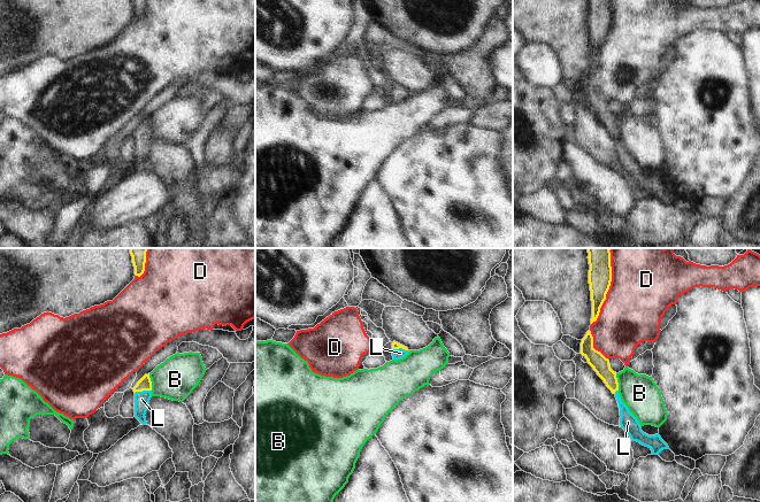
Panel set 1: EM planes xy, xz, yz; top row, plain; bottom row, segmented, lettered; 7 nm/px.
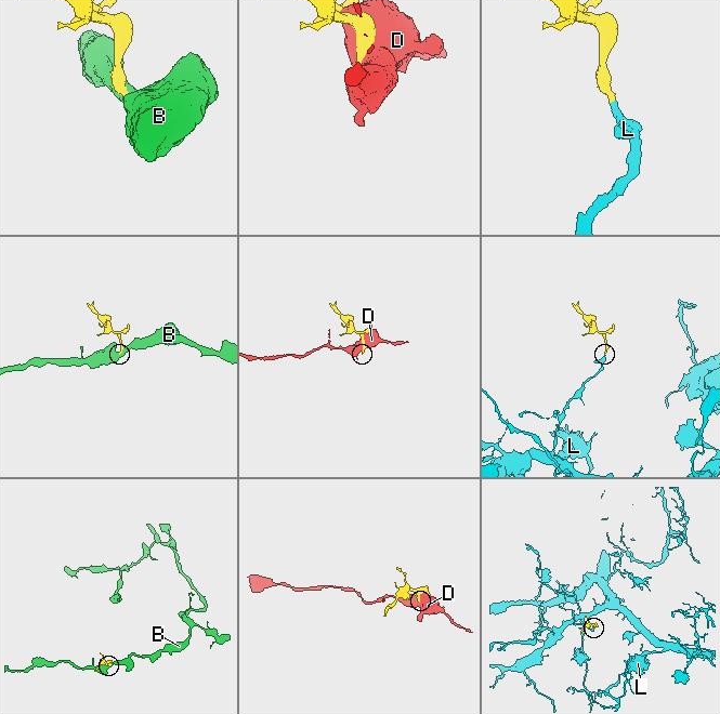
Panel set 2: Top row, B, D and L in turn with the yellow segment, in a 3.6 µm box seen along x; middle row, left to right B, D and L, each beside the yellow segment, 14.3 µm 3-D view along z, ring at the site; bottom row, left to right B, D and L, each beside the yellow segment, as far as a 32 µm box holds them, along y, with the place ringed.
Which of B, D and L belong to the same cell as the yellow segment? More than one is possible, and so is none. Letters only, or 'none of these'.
L

